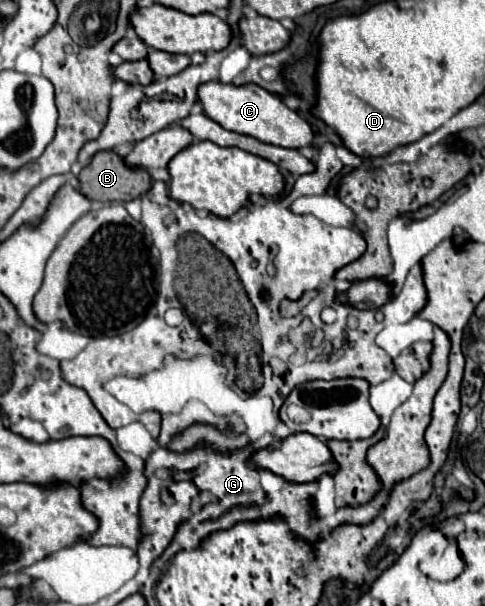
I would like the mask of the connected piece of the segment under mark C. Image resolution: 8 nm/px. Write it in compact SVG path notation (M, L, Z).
M210 81L210 83L204 83L198 89L198 93L200 93L200 103L204 105L206 115L228 131L250 135L262 143L288 147L288 149L310 147L314 143L314 131L310 123L302 119L296 111L288 109L278 95L254 83L236 87L236 85L226 85L220 81Z

